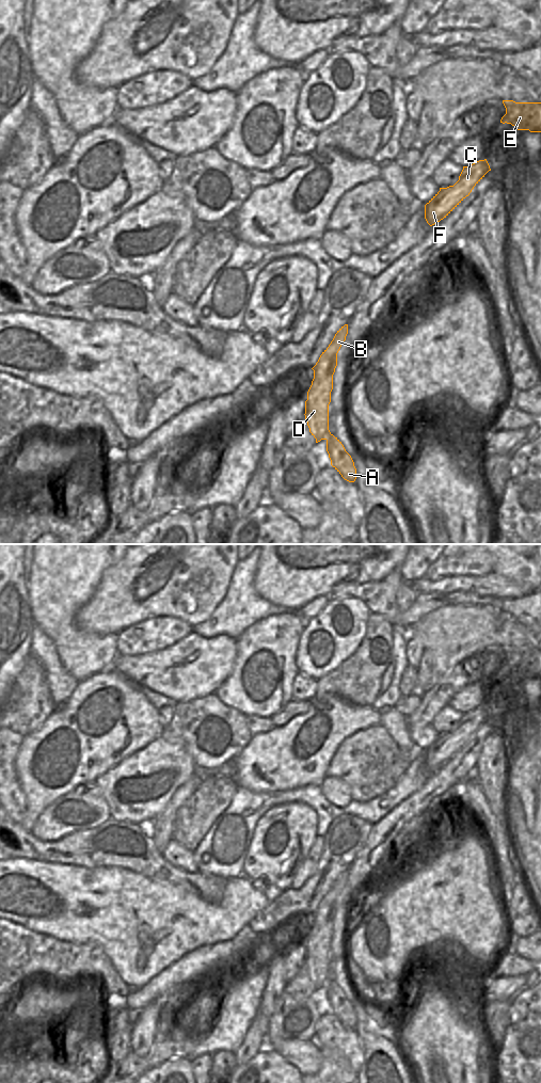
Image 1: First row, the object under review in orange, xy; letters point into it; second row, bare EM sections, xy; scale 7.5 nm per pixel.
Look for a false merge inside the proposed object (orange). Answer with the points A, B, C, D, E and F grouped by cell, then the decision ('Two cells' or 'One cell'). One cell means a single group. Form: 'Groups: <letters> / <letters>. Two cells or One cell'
Groups: A / B C D E F. Two cells

